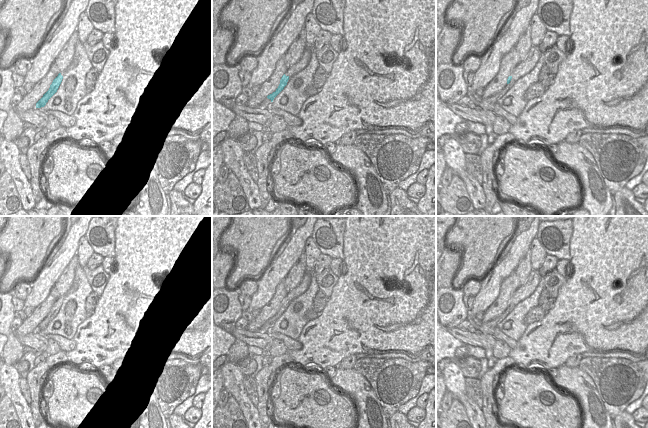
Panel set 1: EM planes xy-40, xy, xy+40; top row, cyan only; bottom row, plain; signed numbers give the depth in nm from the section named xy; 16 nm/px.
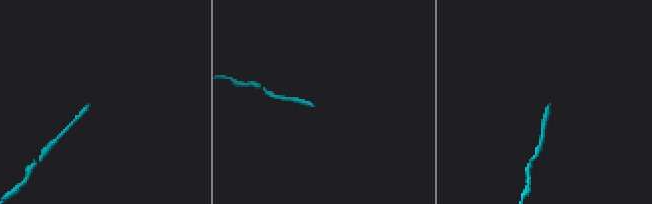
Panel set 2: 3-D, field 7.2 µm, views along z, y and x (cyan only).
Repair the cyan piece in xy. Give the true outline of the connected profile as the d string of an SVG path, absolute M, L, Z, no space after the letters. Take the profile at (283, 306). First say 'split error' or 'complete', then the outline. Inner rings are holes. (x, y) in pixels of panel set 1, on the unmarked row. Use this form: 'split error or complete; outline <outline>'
split error; outline M306 273L303 277L303 280L301 281L301 283L295 287L293 290L291 290L287 296L282 300L281 304L280 304L280 308L278 310L278 312L276 313L275 316L273 316L272 318L268 319L267 322L271 324L271 326L273 326L274 322L284 313L284 311L288 308L290 302L299 297L300 295L302 295L310 286L311 284L311 274L310 273Z

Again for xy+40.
split error; outline M531 270L524 285L520 286L512 295L507 303L507 308L514 309L514 307L531 296L539 285L541 276L538 270Z

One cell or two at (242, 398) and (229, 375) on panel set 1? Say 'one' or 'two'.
one

